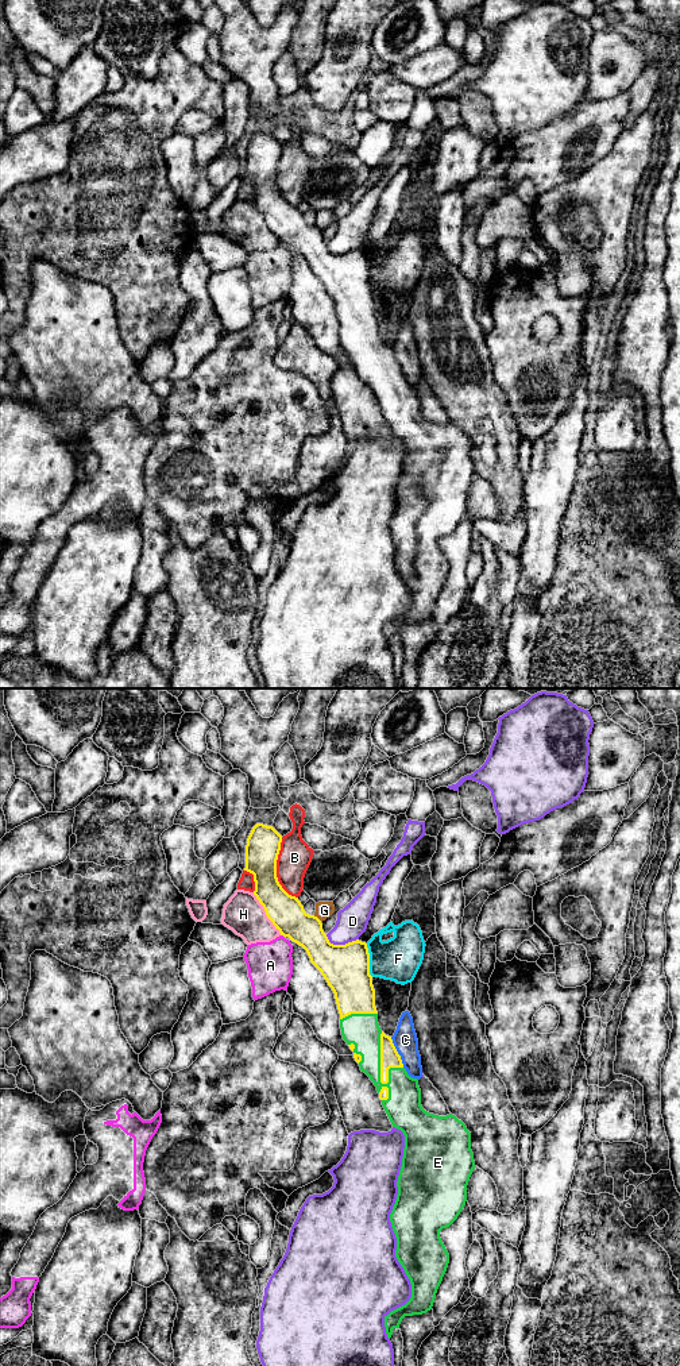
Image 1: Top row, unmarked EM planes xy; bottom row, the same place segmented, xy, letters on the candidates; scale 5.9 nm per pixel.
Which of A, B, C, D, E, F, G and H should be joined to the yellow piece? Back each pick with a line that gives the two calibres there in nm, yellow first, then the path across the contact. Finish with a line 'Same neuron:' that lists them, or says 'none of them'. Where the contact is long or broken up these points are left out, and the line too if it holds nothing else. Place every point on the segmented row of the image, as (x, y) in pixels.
E: 110 nm thick on the yellow side, 200 nm on the other
Same neuron: E

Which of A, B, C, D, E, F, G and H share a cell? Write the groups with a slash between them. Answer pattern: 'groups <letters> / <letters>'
groups A / B / C / D / E / F / G / H

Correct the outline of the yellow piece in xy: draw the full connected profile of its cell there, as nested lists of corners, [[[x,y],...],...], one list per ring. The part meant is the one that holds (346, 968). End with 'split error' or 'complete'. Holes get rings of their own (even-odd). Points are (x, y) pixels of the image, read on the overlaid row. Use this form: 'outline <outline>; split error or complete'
outline [[[256,823],[252,827],[246,845],[244,871],[254,875],[254,895],[281,935],[289,937],[306,950],[310,962],[332,988],[340,1014],[343,1039],[353,1051],[360,1070],[376,1087],[393,1127],[405,1135],[402,1166],[397,1181],[398,1195],[390,1222],[397,1238],[395,1257],[410,1280],[412,1297],[405,1305],[385,1316],[386,1334],[390,1339],[393,1330],[399,1328],[405,1316],[422,1315],[433,1307],[449,1263],[449,1254],[441,1242],[440,1231],[449,1227],[464,1208],[467,1185],[475,1169],[471,1132],[455,1115],[438,1116],[422,1108],[418,1080],[407,1074],[391,1037],[379,1027],[367,944],[359,939],[345,945],[331,944],[321,921],[306,914],[298,898],[282,888],[277,877],[281,842],[282,836],[273,826]]]; split error

